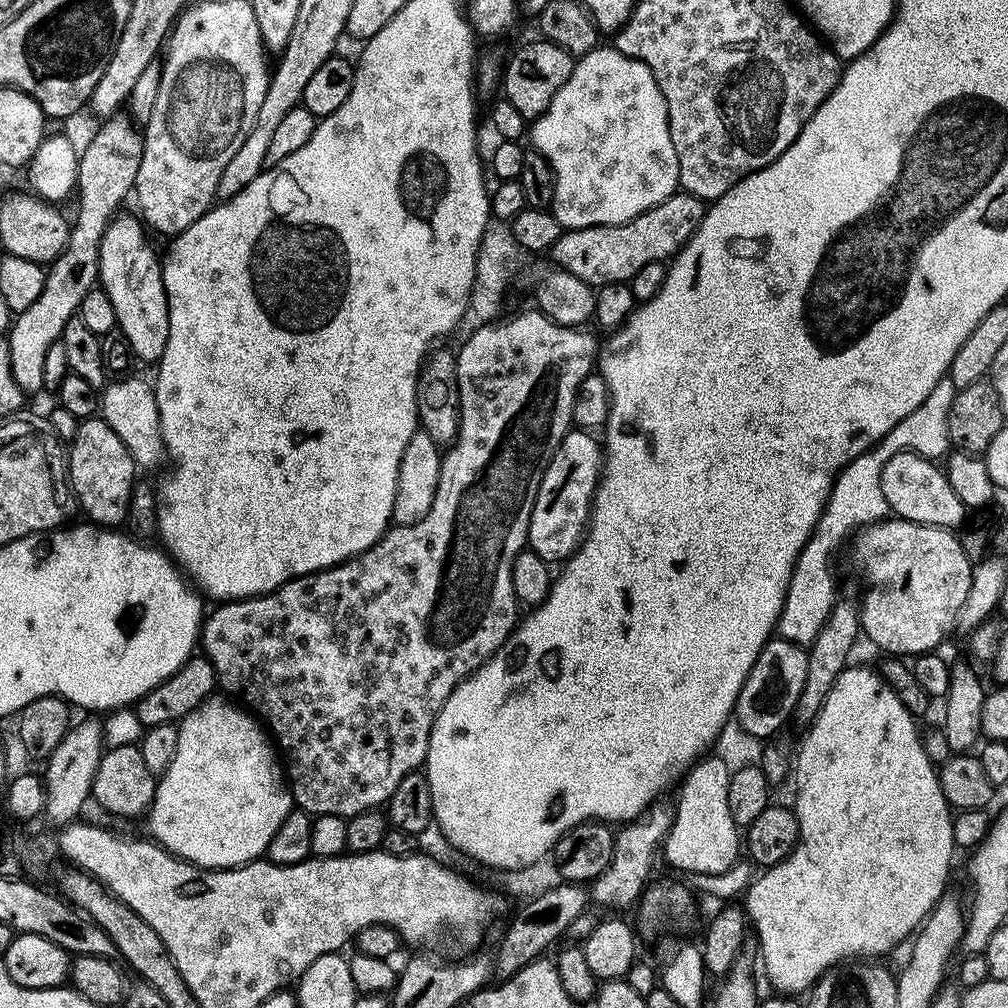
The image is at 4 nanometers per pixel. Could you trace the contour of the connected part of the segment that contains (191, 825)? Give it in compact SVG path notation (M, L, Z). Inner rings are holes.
M210 698L185 720L179 721L176 757L159 777L146 821L147 835L167 852L199 868L219 870L239 868L241 864L261 859L286 814L294 811L294 801L285 773L276 772L278 752L269 733L239 703L216 699Z

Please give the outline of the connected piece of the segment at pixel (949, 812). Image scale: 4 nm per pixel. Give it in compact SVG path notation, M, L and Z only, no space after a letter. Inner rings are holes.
M849 666L844 669L844 673L838 678L838 682L834 682L834 690L830 694L826 694L826 702L822 706L822 710L817 714L816 719L812 721L808 732L804 736L804 741L800 744L800 753L796 752L794 756L794 778L796 774L796 804L794 803L794 811L798 818L798 826L800 827L800 841L796 843L796 849L780 864L774 867L761 871L759 875L752 880L751 884L746 889L746 895L743 897L742 904L746 909L746 916L749 921L756 923L756 936L760 939L760 952L764 955L764 972L768 975L768 980L777 988L775 990L780 994L798 994L803 990L811 989L812 985L824 975L825 972L837 967L841 962L851 961L853 958L884 958L891 948L896 948L904 939L907 941L923 924L924 919L928 917L932 907L940 901L940 897L945 895L948 884L948 871L952 868L952 852L956 848L954 836L952 834L952 818L954 815L953 809L948 803L948 799L942 794L940 789L940 778L938 775L937 765L932 764L926 756L926 750L922 741L921 733L916 733L917 721L907 712L906 706L900 701L898 693L884 680L879 671L868 668L855 668Z

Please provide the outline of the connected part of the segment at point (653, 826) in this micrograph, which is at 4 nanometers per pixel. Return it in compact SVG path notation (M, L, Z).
M657 802L648 805L642 814L638 814L635 820L627 821L621 832L617 831L612 837L614 850L610 858L610 866L598 874L598 878L590 885L590 900L593 905L605 910L611 908L628 908L639 901L643 891L650 883L648 875L652 872L652 863L661 851L664 837L672 829L672 823L676 817L675 807L671 803Z

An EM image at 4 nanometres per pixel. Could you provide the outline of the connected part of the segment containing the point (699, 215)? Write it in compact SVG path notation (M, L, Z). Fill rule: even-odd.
M677 190L670 198L621 224L599 224L593 228L564 231L550 249L550 256L560 263L557 265L563 271L593 286L628 282L642 266L646 266L646 262L671 261L698 230L705 211L705 201Z

